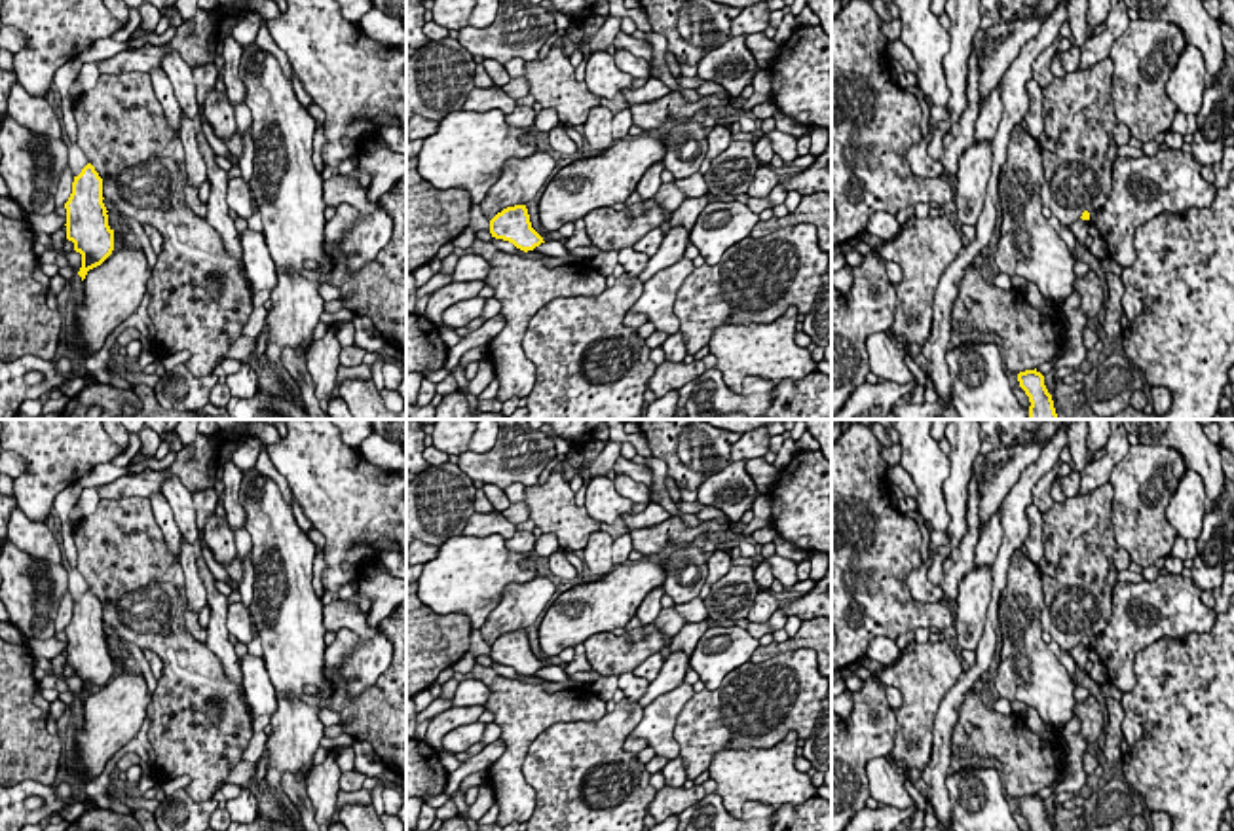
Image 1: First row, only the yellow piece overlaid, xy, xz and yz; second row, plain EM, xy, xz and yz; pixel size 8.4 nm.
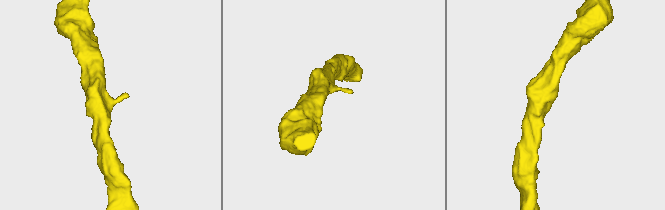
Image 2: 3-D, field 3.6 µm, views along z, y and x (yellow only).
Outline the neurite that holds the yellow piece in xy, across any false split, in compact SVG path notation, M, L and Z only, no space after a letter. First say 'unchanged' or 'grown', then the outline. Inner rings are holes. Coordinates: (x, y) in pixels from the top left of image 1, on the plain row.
unchanged | M87 588L72 607L72 619L65 628L66 664L82 679L78 700L82 706L87 696L101 691L114 675L114 655L108 651L108 636L103 628L103 603Z

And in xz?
unchanged | M526 630L507 632L490 645L490 658L495 664L513 668L528 677L539 672L543 662L532 653Z

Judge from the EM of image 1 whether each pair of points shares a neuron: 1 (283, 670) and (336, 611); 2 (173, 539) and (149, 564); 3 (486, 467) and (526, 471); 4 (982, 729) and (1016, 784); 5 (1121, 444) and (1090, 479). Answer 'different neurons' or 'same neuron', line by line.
1: different neurons
2: different neurons
3: same neuron
4: same neuron
5: same neuron

